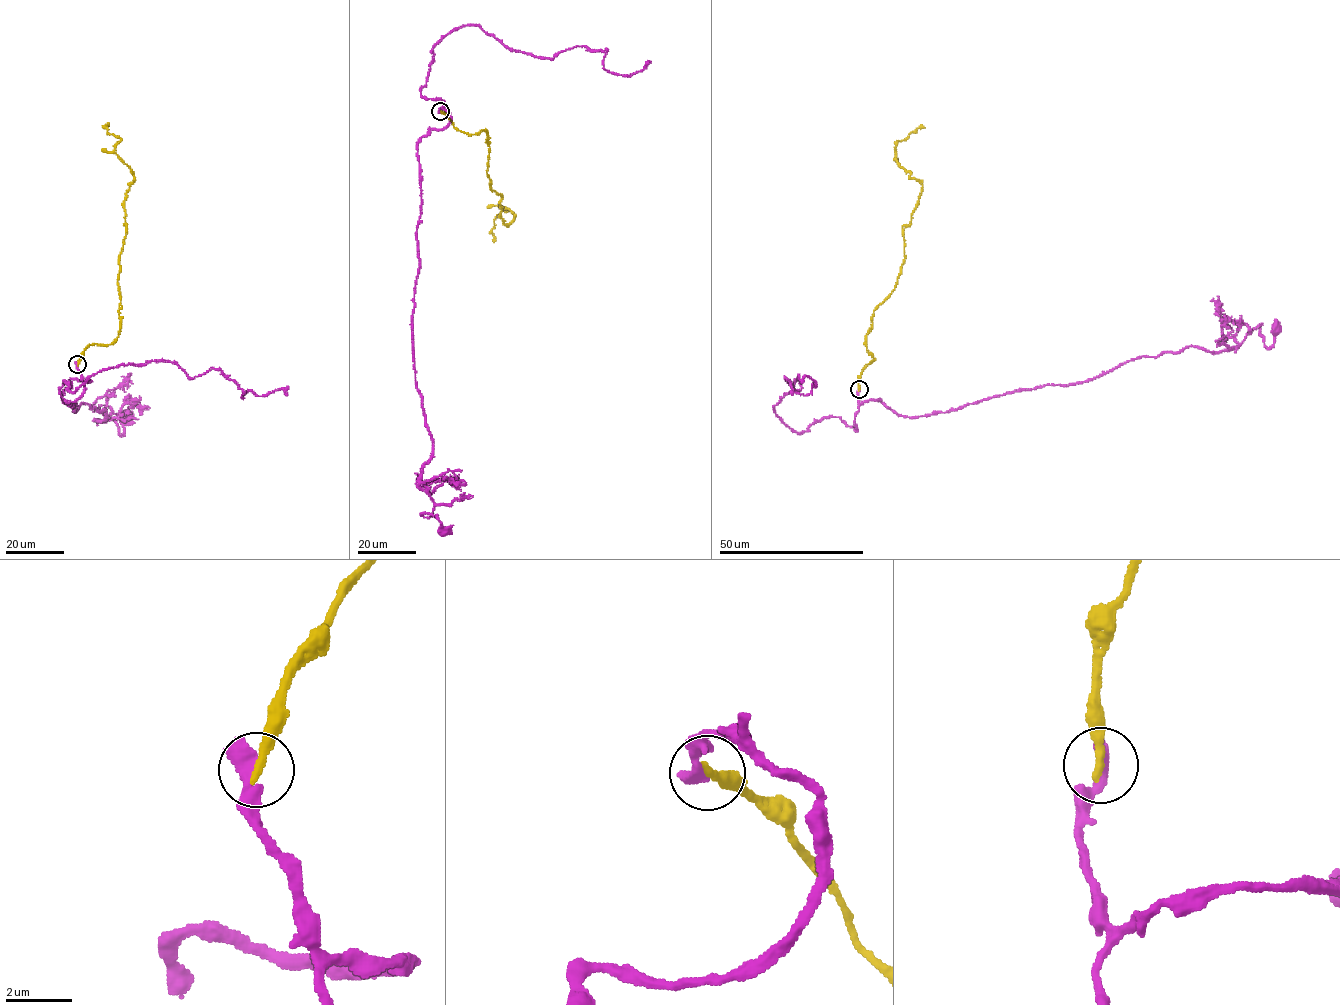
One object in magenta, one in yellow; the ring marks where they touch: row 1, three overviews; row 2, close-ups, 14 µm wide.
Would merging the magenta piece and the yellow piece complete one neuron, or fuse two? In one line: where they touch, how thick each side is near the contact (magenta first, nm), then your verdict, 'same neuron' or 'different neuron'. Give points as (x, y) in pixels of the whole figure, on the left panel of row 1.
(77, 364) | 480/280 nm | different neuron

